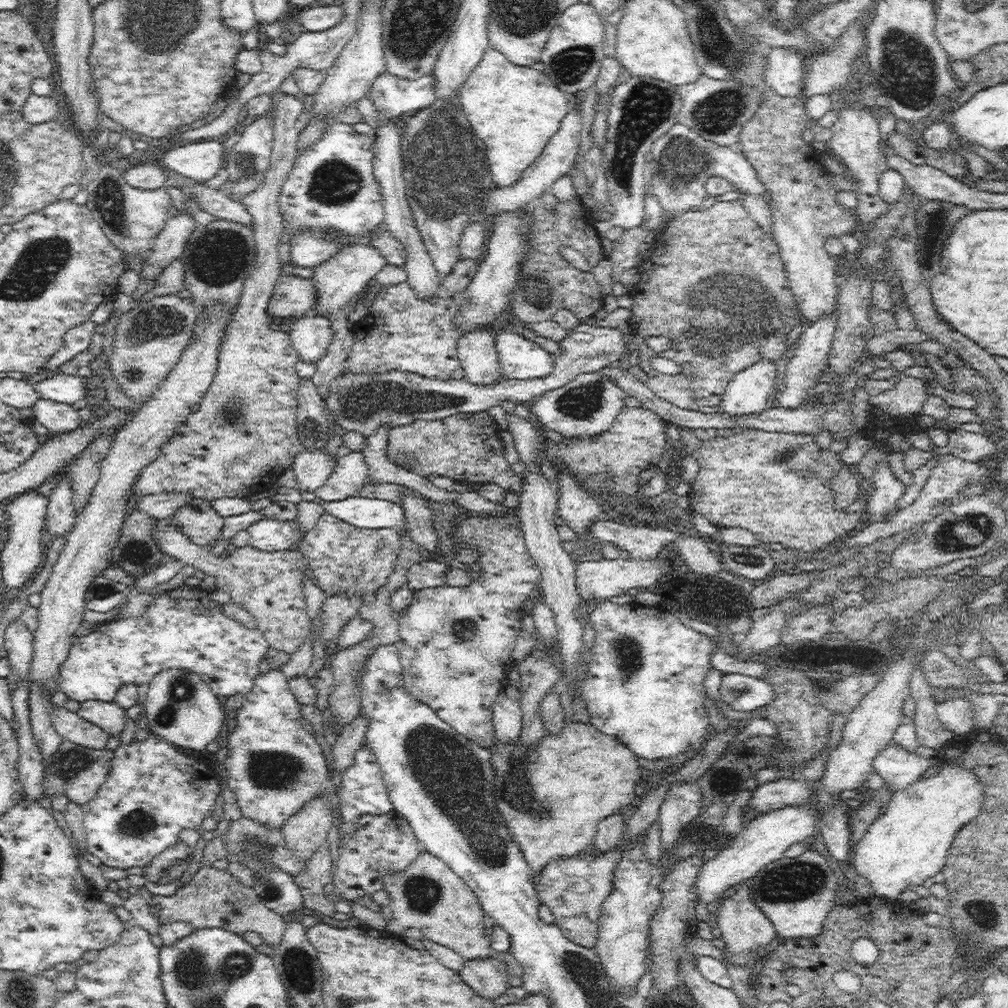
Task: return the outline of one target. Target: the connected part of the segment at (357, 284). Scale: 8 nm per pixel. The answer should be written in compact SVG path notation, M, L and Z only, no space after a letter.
M356 242L342 247L332 258L314 267L315 271L310 279L314 281L318 298L311 313L330 318L332 313L339 311L347 302L361 294L385 264L386 259L380 251L368 243Z

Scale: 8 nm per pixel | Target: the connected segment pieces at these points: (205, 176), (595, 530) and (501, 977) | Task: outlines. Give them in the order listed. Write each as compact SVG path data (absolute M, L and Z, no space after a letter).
M221 139L198 140L176 148L168 148L161 156L161 165L173 174L203 184L214 178L222 166Z
M601 517L589 526L588 537L598 542L613 543L619 549L629 551L632 557L649 560L656 559L664 546L674 543L678 536L688 534L664 528L637 527Z
M497 956L466 961L459 975L472 990L489 1000L496 1000L509 987L506 963Z

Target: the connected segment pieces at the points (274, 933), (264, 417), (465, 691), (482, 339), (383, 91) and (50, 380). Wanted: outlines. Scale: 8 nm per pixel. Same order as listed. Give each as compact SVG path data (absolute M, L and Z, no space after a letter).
M210 865L200 867L188 884L180 887L171 896L153 895L149 901L156 907L158 922L187 922L196 928L223 928L242 934L246 931L257 932L264 943L277 949L282 942L287 923L264 905L252 887L244 887L230 871L216 869Z
M289 75L273 94L274 142L270 166L264 173L264 182L260 188L256 188L252 194L242 199L253 220L253 239L256 241L254 266L244 282L240 300L226 326L224 338L219 346L216 374L198 405L198 411L191 412L186 420L179 424L176 434L160 447L157 457L140 471L129 496L132 500L160 492L187 492L196 498L211 502L224 496L244 499L252 493L274 488L276 479L287 468L291 468L294 456L305 448L296 431L297 392L301 383L296 372L296 363L300 361L300 357L289 342L287 334L278 335L270 328L271 315L267 310L276 283L282 275L278 245L284 225L278 209L278 199L298 156L300 133L296 130L295 123L305 108L306 97L296 85L293 75Z
M506 510L499 515L492 516L477 513L476 516L467 517L459 526L459 534L463 543L467 544L468 547L474 547L474 549L478 551L478 555L480 555L479 563L482 566L480 577L477 580L473 580L472 584L466 587L454 588L443 585L416 591L412 604L396 615L396 619L399 622L399 635L397 636L395 645L399 652L400 661L402 662L403 686L405 687L405 690L420 703L432 707L432 709L436 711L438 718L454 727L456 732L464 735L468 740L476 742L476 744L480 744L480 746L484 746L484 748L488 749L497 742L493 725L492 706L494 700L498 698L500 690L502 690L504 686L507 686L507 674L514 666L512 650L514 648L514 642L516 642L516 634L522 626L522 619L528 614L528 612L523 609L522 603L529 603L538 595L538 589L541 588L542 573L528 553L527 547L525 546L525 535L521 528L521 522L513 511Z
M477 329L461 335L457 342L457 355L464 369L465 379L472 384L494 384L503 379L497 350L496 330Z
M385 71L376 78L368 98L384 117L414 114L430 107L437 98L434 72L419 80L401 80Z
M61 372L33 384L33 387L43 399L72 405L76 400L82 400L86 396L82 373L65 375Z

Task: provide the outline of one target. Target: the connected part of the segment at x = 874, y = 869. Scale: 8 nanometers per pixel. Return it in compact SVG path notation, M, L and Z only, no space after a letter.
M940 762L937 775L918 779L902 790L897 790L890 798L888 810L867 828L866 834L853 847L848 866L852 875L860 874L869 880L874 896L886 900L897 900L904 890L922 884L928 878L942 871L956 832L970 820L980 815L984 802L984 787L978 775L956 763Z

